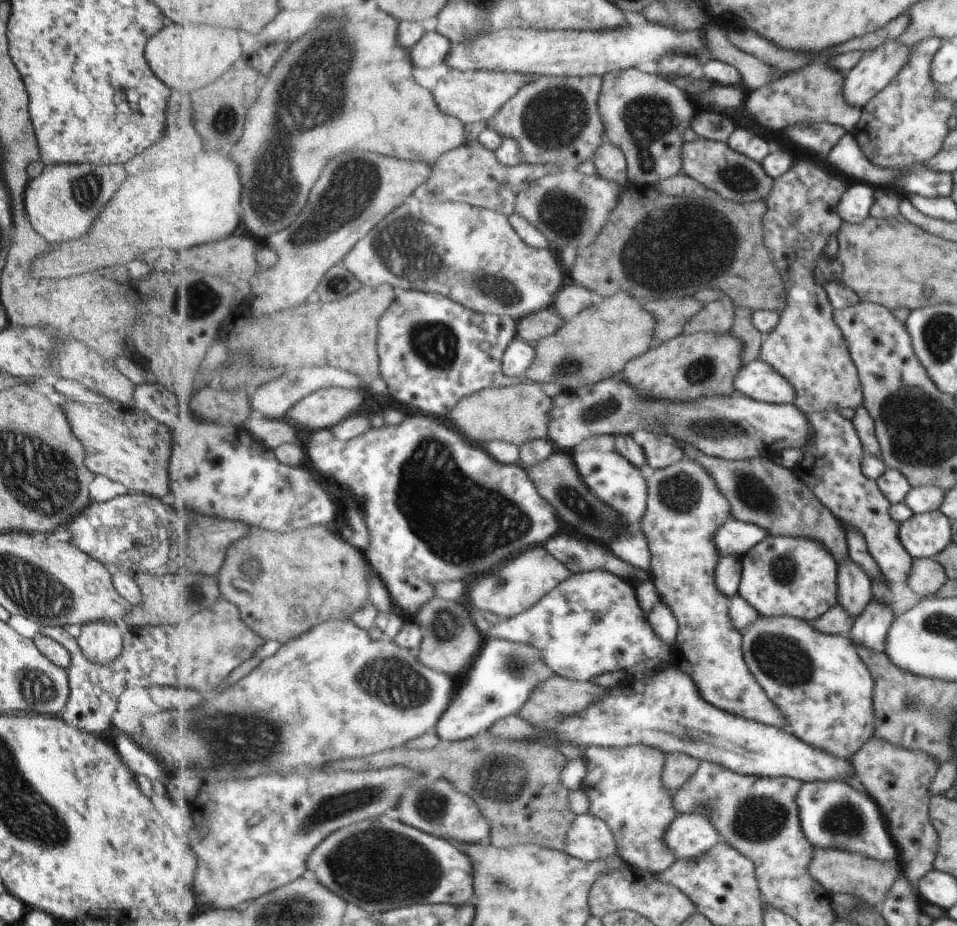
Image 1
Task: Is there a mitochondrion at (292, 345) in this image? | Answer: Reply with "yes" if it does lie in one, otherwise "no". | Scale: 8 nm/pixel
no

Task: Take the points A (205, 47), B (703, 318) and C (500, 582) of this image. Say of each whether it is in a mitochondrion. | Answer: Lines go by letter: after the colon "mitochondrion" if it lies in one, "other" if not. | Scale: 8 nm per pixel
A: other
B: other
C: mitochondrion

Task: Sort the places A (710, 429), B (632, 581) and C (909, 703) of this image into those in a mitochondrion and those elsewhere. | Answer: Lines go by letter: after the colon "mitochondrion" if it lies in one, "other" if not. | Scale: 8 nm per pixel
A: mitochondrion
B: other
C: mitochondrion

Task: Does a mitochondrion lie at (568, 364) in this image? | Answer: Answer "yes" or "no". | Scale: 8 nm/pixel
yes

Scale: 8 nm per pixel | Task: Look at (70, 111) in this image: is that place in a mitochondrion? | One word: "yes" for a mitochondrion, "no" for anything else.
no

